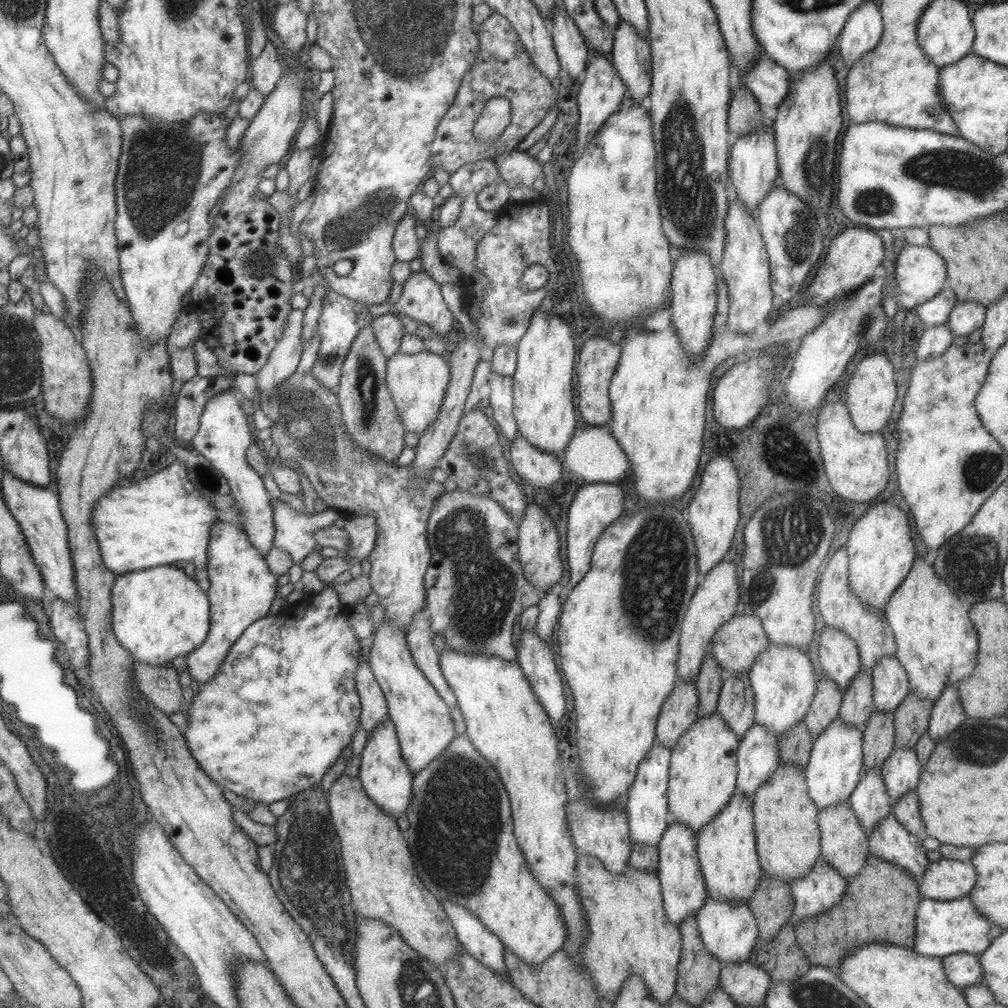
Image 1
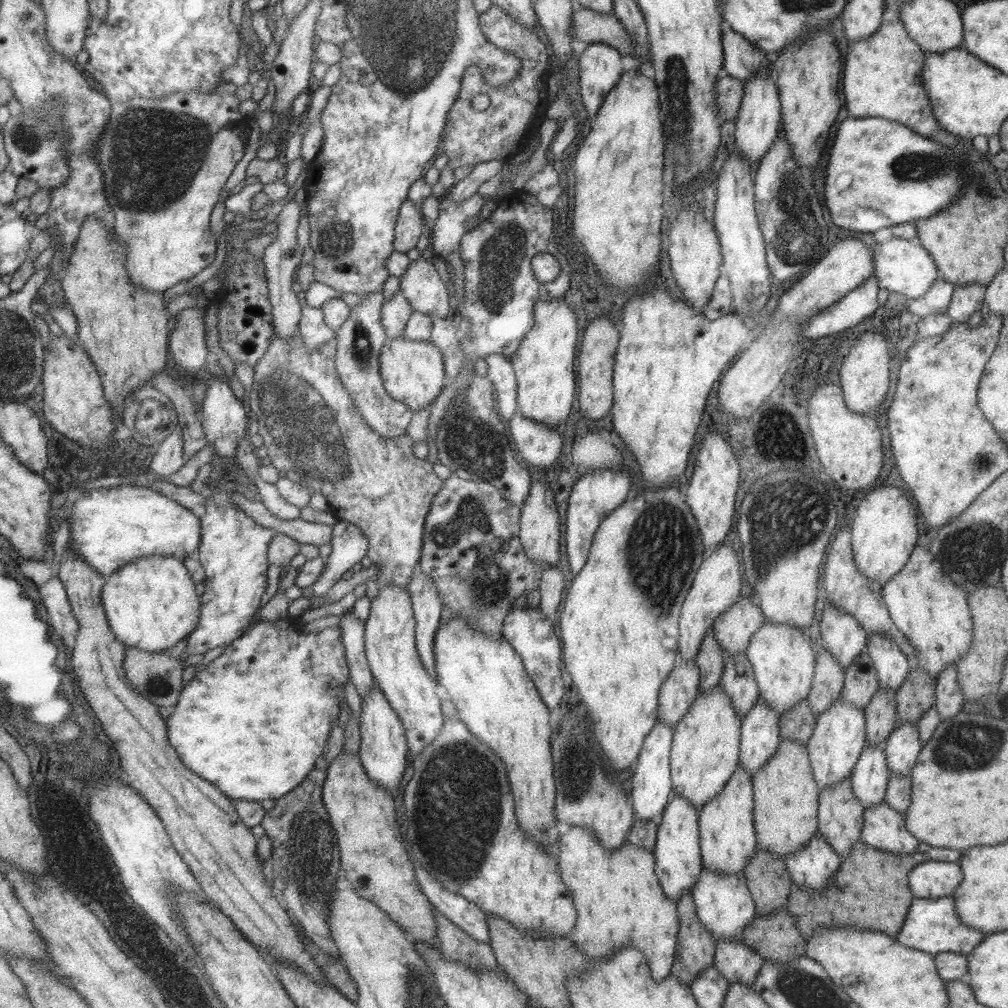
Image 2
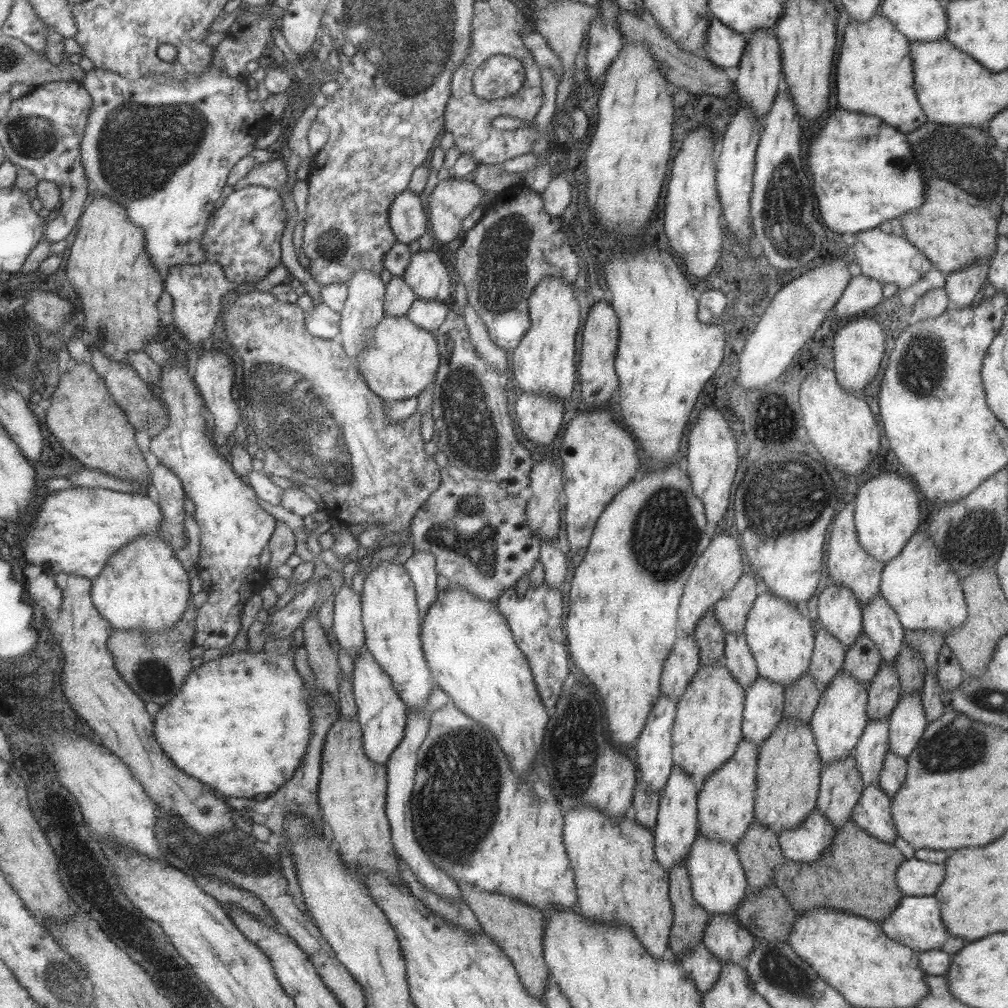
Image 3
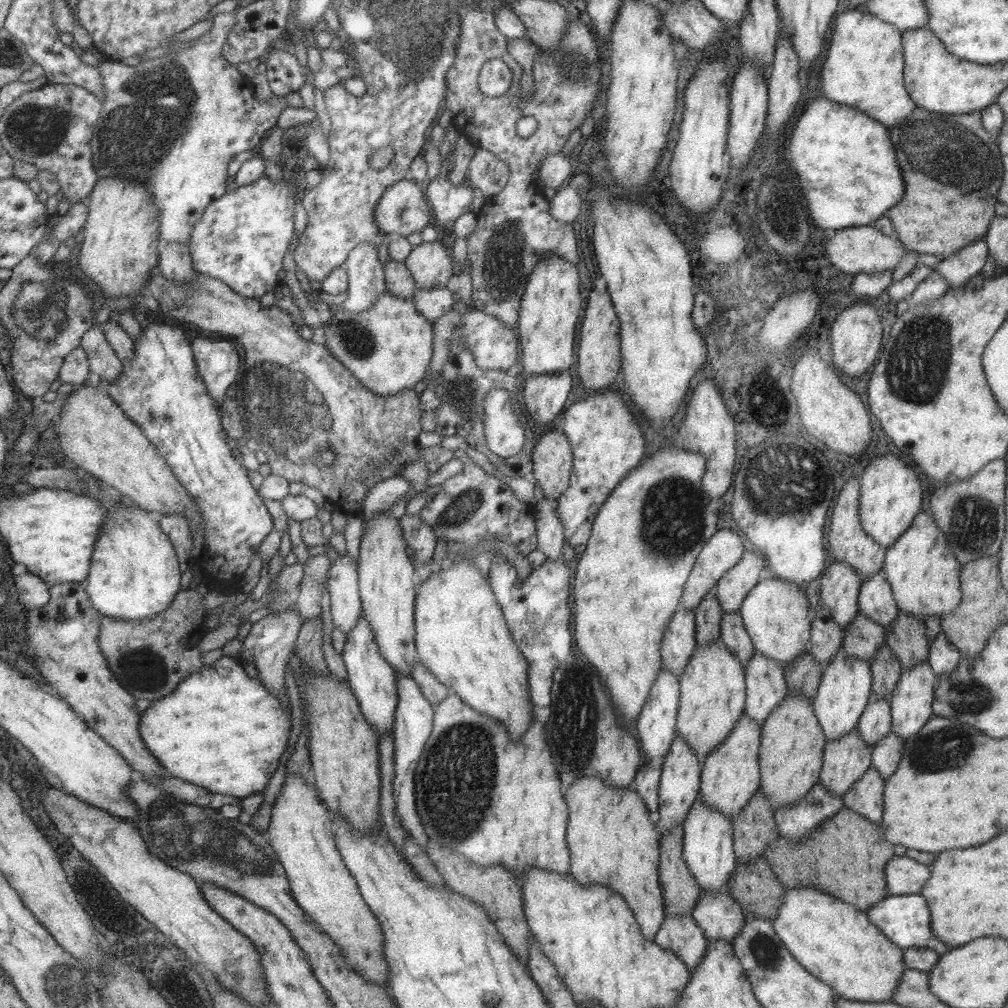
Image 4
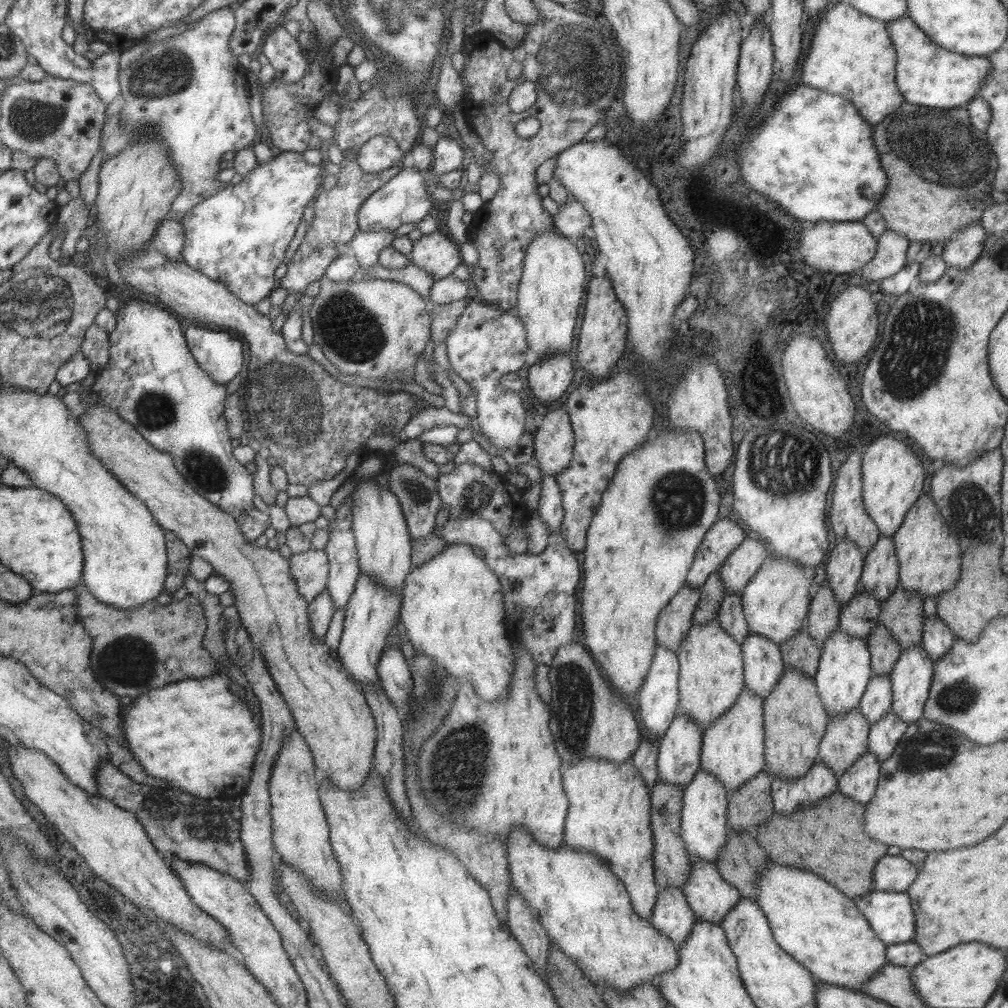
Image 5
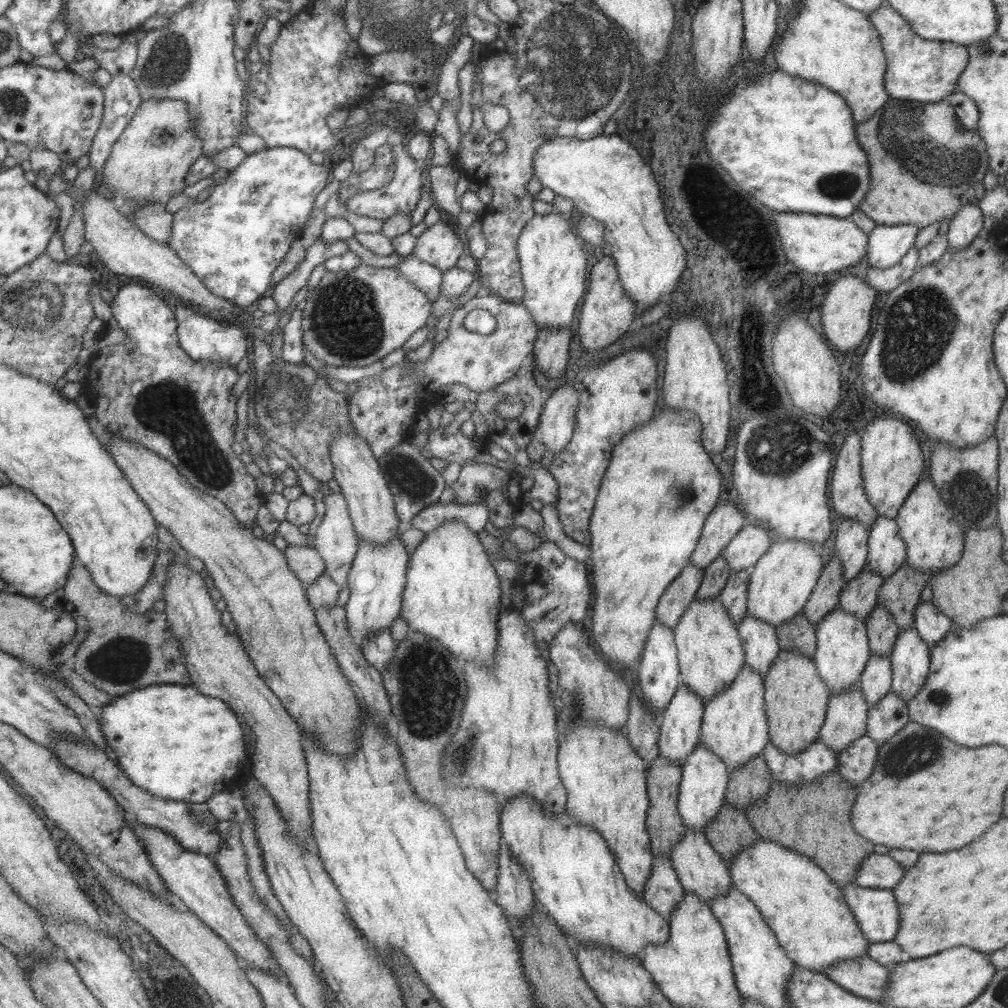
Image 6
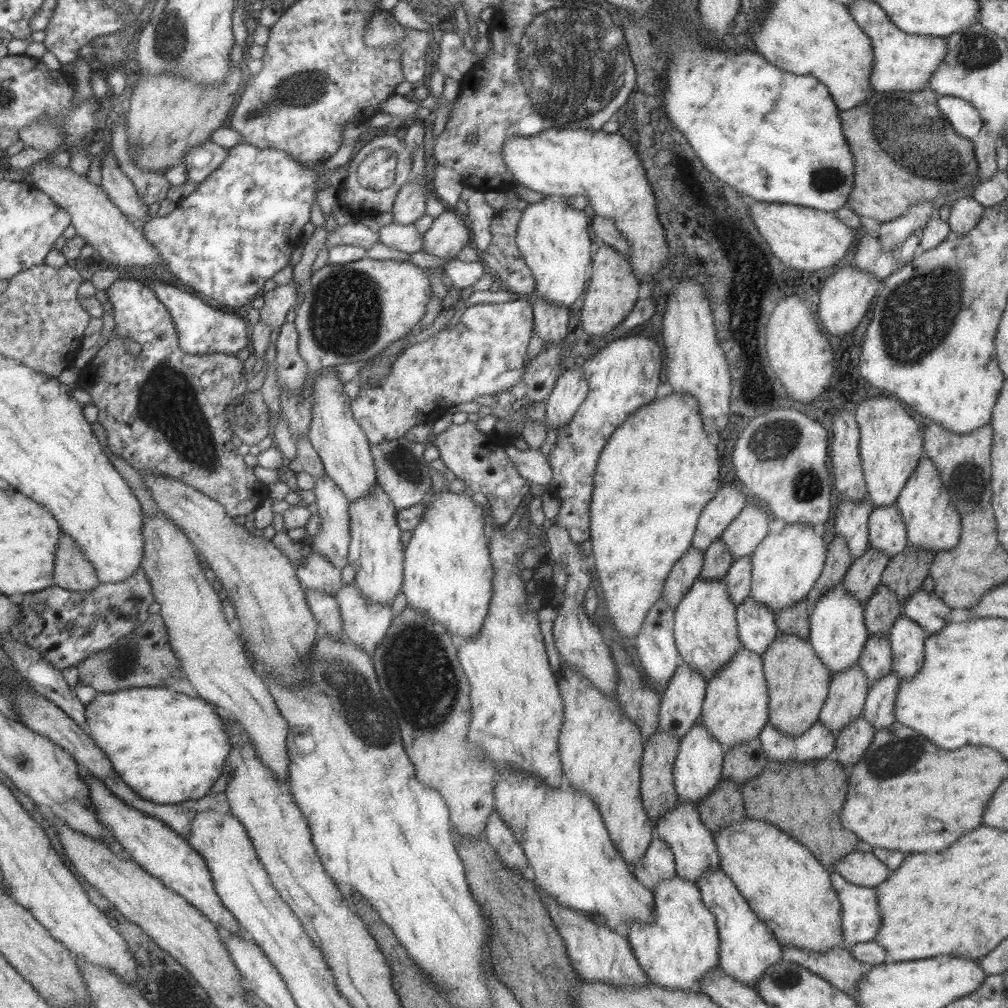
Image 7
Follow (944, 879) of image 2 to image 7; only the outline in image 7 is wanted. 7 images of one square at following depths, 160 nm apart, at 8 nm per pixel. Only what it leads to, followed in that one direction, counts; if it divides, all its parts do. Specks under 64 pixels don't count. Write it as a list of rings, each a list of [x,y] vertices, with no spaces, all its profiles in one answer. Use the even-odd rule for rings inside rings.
[[[849,852],[845,854],[845,858],[838,858],[832,868],[847,882],[869,888],[884,881],[891,872],[869,852]]]

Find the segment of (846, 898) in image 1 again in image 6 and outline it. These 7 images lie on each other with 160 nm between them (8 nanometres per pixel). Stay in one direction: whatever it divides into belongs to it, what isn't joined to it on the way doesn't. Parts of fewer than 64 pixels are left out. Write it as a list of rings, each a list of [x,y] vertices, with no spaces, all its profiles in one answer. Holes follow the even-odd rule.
[[[832,770],[800,785],[786,785],[773,780],[769,785],[768,793],[746,806],[745,813],[748,823],[760,837],[796,850],[810,858],[840,888],[853,883],[860,862],[867,854],[873,852],[873,846],[861,836],[857,836],[851,826],[849,810],[853,806],[853,800],[855,800],[855,786],[850,785],[836,770]]]

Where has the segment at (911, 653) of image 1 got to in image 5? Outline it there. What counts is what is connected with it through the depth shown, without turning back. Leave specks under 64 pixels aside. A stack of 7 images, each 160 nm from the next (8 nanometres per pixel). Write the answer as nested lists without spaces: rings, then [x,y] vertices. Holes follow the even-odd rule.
[[[926,494],[915,499],[903,517],[903,522],[892,534],[898,566],[898,586],[917,593],[922,598],[936,598],[936,594],[949,590],[960,573],[960,549],[957,537],[949,530],[937,505]]]

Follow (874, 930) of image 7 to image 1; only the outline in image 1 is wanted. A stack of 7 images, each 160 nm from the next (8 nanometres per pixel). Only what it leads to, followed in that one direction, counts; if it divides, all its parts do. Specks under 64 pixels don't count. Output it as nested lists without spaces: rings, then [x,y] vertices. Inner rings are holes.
[[[968,895],[945,901],[920,900],[915,912],[915,938],[913,948],[926,957],[944,957],[948,954],[969,953],[979,955],[1003,931],[979,915]]]

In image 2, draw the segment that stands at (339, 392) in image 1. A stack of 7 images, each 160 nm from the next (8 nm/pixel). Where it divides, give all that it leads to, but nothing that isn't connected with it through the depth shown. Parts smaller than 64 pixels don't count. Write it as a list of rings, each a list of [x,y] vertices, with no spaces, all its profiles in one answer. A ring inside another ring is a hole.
[[[381,291],[363,293],[360,297],[359,303],[350,308],[348,318],[334,332],[335,368],[369,430],[381,438],[400,437],[405,434],[412,412],[405,403],[399,403],[385,392],[380,379],[378,356],[387,337],[380,321],[380,308],[384,299]]]

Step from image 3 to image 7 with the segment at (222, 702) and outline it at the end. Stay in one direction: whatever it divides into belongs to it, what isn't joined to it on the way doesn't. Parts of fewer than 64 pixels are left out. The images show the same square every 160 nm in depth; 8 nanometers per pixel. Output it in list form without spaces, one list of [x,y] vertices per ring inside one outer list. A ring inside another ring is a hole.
[[[139,687],[96,693],[85,705],[85,731],[105,753],[117,776],[137,796],[153,804],[198,800],[224,772],[230,744],[224,732],[221,712],[202,698],[176,692],[173,687]]]

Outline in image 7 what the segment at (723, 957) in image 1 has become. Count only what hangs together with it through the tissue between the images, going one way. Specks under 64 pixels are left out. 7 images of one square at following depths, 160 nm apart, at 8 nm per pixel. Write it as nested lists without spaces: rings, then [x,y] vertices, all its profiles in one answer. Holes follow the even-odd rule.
[[[695,721],[689,730],[678,740],[678,751],[673,761],[673,784],[678,798],[686,803],[696,802],[719,782],[721,779],[721,761],[723,760],[723,746],[721,746],[711,733]]]

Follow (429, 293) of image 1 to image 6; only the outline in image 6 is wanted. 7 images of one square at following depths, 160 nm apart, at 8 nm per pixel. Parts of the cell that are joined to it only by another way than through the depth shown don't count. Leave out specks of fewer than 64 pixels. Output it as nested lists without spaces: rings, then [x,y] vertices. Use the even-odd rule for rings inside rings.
[[[440,220],[427,227],[423,233],[416,236],[413,255],[422,263],[436,266],[441,272],[449,270],[463,252],[463,244],[452,229],[454,229],[454,225],[443,224]]]

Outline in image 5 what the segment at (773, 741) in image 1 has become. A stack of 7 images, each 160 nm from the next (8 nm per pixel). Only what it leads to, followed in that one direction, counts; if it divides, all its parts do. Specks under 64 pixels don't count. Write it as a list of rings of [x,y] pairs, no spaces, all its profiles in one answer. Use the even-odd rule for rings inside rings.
[[[749,632],[740,642],[740,649],[744,686],[763,700],[784,671],[778,644]]]

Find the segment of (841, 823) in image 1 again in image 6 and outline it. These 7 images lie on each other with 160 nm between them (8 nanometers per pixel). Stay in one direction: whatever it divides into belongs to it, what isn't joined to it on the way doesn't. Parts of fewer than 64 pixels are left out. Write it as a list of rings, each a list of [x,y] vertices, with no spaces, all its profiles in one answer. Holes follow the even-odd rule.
[[[858,683],[837,694],[831,694],[818,732],[819,740],[838,753],[852,740],[865,735],[867,709]]]

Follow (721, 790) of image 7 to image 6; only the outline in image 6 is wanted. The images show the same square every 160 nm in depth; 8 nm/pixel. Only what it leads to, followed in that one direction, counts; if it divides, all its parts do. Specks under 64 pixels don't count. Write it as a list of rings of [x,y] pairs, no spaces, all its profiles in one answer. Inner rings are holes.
[[[727,802],[719,807],[702,832],[727,866],[730,858],[755,838],[755,831],[746,819],[745,810],[732,807]]]

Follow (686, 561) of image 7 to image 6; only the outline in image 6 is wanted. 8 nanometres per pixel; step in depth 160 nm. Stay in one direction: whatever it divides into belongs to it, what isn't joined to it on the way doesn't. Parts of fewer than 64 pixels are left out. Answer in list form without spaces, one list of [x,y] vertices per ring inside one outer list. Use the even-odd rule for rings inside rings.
[[[689,563],[665,587],[656,606],[656,618],[673,630],[683,611],[696,598],[704,570]]]

